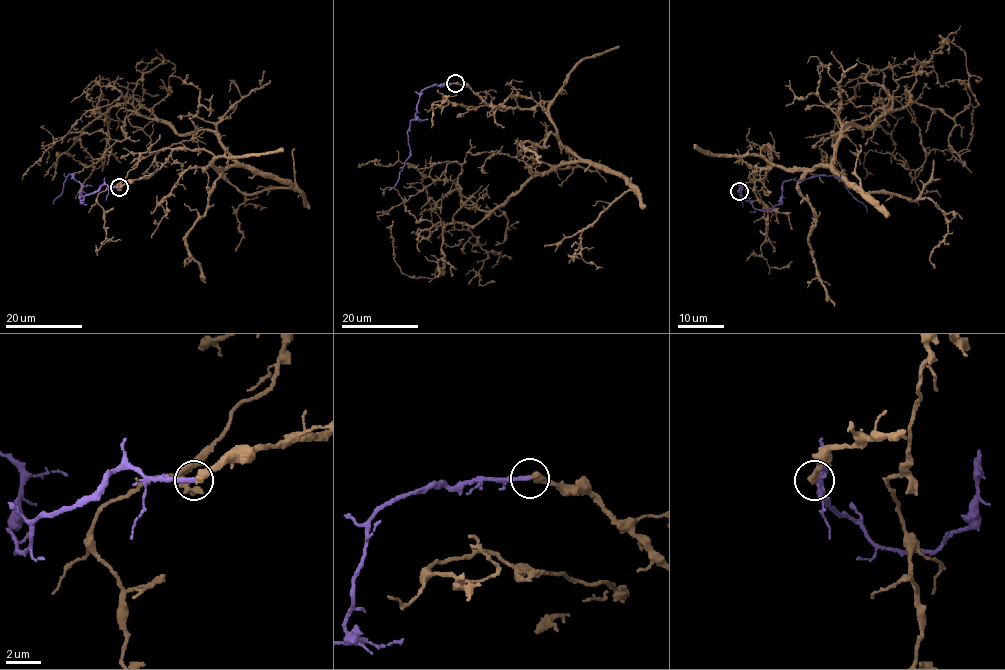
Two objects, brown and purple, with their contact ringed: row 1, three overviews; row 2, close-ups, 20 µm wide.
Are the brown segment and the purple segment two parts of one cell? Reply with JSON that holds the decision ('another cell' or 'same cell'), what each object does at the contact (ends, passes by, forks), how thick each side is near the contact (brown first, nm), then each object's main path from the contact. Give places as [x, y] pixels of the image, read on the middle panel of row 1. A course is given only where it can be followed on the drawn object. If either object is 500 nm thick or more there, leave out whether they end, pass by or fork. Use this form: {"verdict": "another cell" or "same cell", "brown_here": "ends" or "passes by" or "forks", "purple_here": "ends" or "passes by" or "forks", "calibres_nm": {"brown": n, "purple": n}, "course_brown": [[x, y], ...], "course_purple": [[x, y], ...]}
{"verdict": "another cell", "brown_here": "ends", "purple_here": "ends", "calibres_nm": {"brown": 380, "purple": 280}, "course_brown": [[456, 83], [501, 110], [549, 102], [578, 159], [476, 224], [451, 222], [431, 278], [402, 272], [393, 220]], "course_purple": [[456, 83], [430, 85], [420, 93], [417, 119], [410, 121], [408, 128], [410, 156], [399, 180], [389, 190]]}

